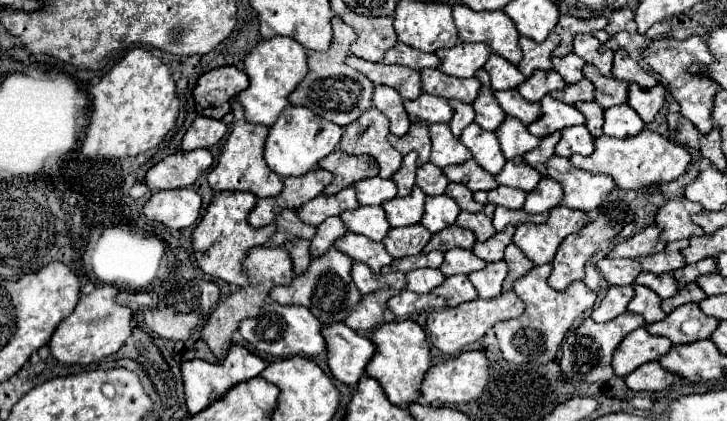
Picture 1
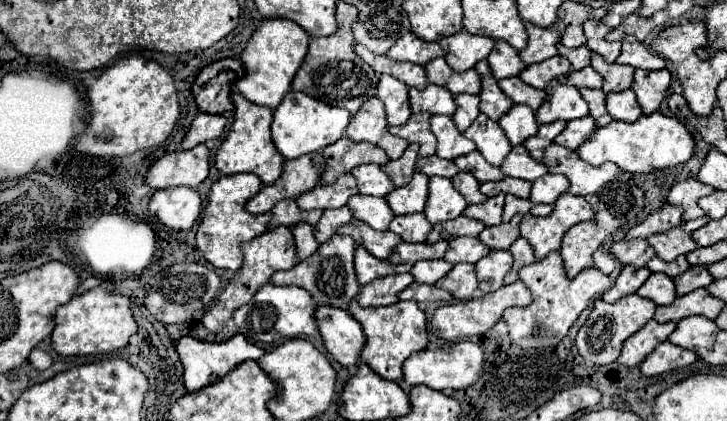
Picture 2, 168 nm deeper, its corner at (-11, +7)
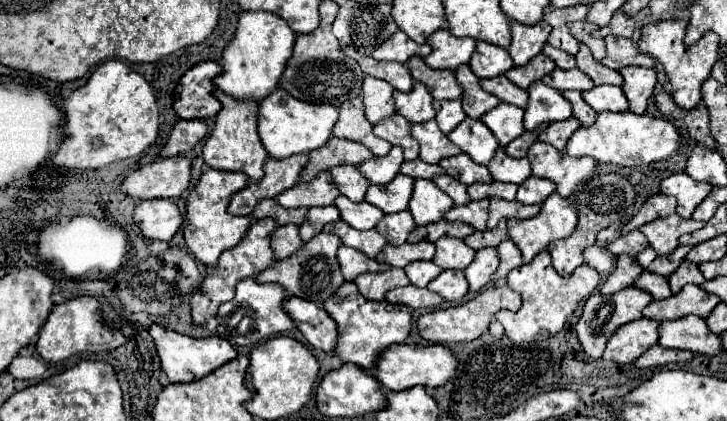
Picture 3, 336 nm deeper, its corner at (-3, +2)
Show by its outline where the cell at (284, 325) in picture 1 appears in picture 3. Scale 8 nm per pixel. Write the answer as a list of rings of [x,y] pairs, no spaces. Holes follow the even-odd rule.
[[[245,277],[235,287],[235,297],[219,307],[217,313],[217,335],[227,339],[231,345],[255,345],[263,339],[281,335],[285,331],[291,331],[295,323],[291,317],[283,311],[283,299],[285,299],[283,287],[277,283],[257,283],[251,277]]]

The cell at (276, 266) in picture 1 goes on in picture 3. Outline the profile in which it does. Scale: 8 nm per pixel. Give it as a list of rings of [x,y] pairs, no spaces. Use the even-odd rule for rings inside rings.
[[[253,219],[249,231],[245,233],[245,237],[241,239],[239,245],[235,245],[233,249],[227,249],[221,253],[217,267],[213,269],[211,275],[207,275],[199,287],[199,291],[191,297],[191,315],[195,323],[205,323],[207,317],[215,317],[217,309],[221,303],[229,301],[235,295],[235,285],[237,279],[245,279],[245,277],[257,277],[259,271],[271,267],[271,263],[275,263],[275,255],[271,249],[271,235],[277,229],[277,223],[273,219]]]

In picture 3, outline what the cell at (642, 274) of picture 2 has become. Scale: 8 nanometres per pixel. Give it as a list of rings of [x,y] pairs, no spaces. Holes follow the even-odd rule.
[[[619,255],[615,271],[601,285],[601,293],[613,295],[613,293],[629,287],[641,273],[643,273],[643,267],[637,263],[635,257],[631,257],[631,255]]]

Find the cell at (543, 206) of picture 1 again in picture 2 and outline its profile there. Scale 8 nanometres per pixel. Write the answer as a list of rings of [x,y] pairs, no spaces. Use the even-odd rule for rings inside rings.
[[[545,174],[533,182],[531,188],[531,202],[541,204],[553,204],[561,194],[565,194],[569,188],[569,182],[561,174]]]

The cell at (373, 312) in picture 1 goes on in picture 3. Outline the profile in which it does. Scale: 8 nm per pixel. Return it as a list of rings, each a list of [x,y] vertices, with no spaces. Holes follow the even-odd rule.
[[[387,269],[381,273],[363,273],[355,279],[355,285],[359,287],[361,295],[365,299],[373,299],[373,301],[381,301],[383,295],[391,289],[391,287],[401,287],[401,285],[409,285],[409,279],[405,275],[403,269]]]

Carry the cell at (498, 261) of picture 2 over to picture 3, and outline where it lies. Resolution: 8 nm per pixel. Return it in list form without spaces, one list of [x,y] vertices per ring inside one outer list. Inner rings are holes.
[[[479,249],[475,253],[475,259],[465,269],[465,277],[469,281],[469,289],[473,293],[481,291],[489,283],[489,279],[495,273],[497,265],[499,265],[499,257],[497,257],[495,249]]]

